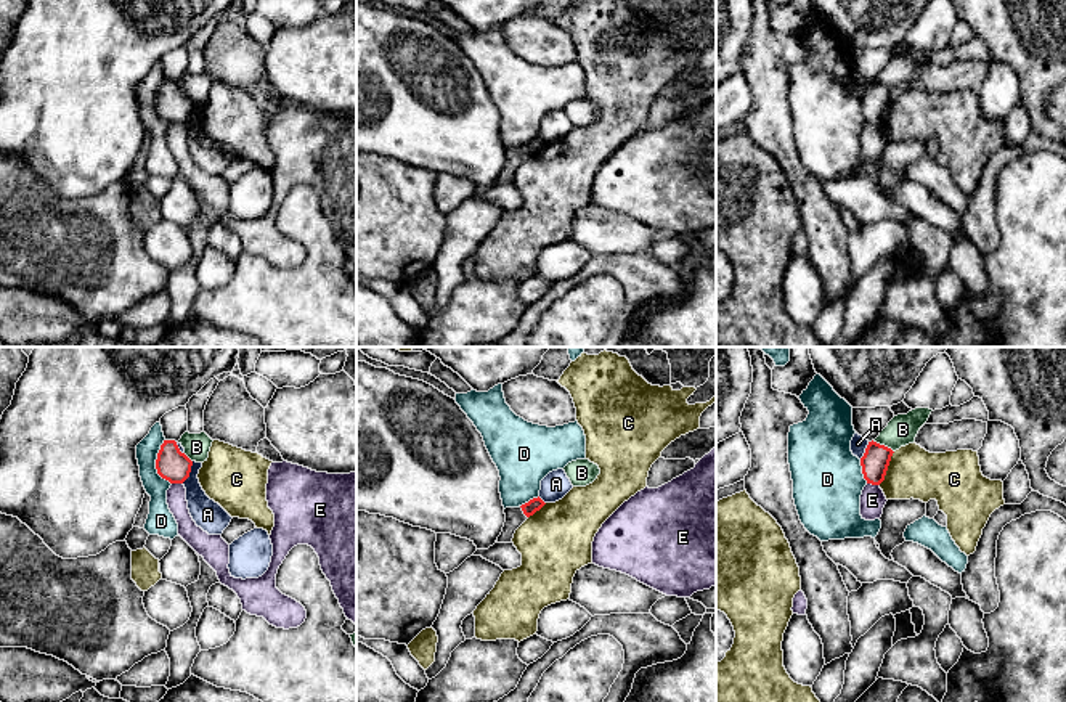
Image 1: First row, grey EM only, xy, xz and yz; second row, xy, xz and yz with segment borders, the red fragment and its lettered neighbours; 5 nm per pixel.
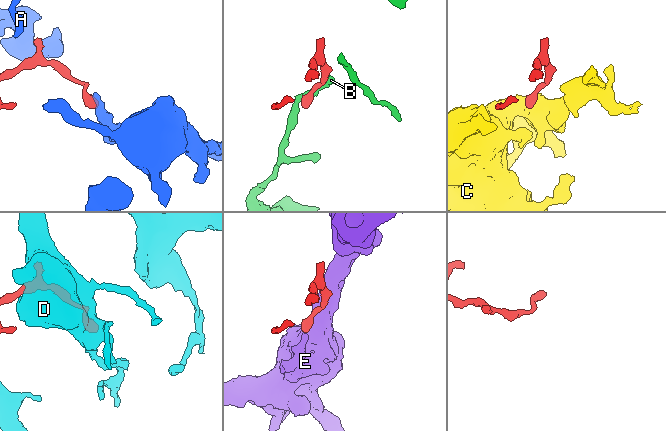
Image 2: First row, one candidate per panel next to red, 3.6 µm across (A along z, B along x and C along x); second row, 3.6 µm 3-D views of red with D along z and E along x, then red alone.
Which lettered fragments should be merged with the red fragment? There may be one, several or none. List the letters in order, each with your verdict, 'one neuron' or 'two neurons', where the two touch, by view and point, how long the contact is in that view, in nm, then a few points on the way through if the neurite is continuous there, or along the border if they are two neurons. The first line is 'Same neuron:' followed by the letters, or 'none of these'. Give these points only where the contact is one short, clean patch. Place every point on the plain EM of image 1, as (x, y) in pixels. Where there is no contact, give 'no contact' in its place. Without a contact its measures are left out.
Same neuron: none of these
A: two neurons; meets red in xy at (190, 111); contact 130 nm long; border along xy (193, 102), (190, 114), (182, 122)
B: two neurons; meets red in yz at (883, 85); contact 130 nm long
C: two neurons; meets red in yz at (886, 108); contact 190 nm long
D: two neurons; meets red in xy at (156, 103); contact 240 nm long
E: two neurons; meets red in yz at (874, 124); contact 70 nm long; border along yz (867, 122), (878, 126)

